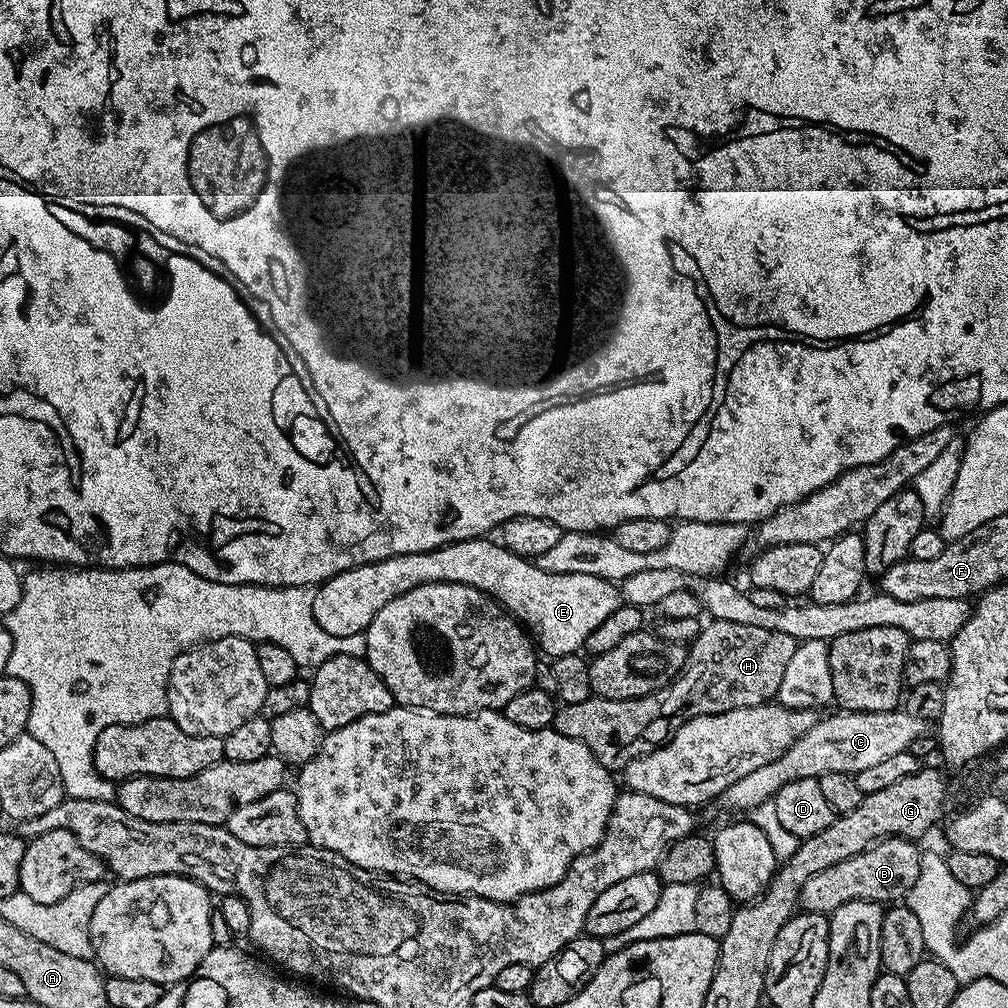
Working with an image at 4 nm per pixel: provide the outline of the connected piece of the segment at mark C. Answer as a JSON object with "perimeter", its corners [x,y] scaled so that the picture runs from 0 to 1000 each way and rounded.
{"perimeter":[[[830,705],[830,710],[811,713],[810,719],[784,744],[777,746],[768,756],[760,756],[760,760],[752,760],[740,772],[732,772],[728,780],[724,780],[715,790],[713,797],[722,802],[731,802],[734,808],[741,807],[744,800],[761,798],[780,776],[792,776],[792,772],[813,772],[815,768],[848,768],[851,764],[859,764],[870,756],[877,755],[887,748],[895,748],[901,744],[904,736],[912,730],[922,729],[922,715],[906,712],[902,706],[838,706]]]}

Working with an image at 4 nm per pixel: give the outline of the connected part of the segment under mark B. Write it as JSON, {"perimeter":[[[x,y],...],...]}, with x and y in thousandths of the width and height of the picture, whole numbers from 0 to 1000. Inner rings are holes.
{"perimeter":[[[896,829],[871,834],[855,847],[847,847],[847,851],[839,851],[839,855],[831,855],[831,859],[823,859],[823,863],[815,863],[815,867],[803,871],[800,879],[794,881],[793,900],[800,905],[823,907],[831,903],[831,899],[839,899],[839,895],[848,893],[896,894],[911,873],[914,842],[909,840],[906,834]]]}

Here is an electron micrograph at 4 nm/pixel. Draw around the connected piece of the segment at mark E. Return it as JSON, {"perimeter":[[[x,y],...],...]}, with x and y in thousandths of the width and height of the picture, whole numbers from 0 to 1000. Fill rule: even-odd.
{"perimeter":[[[488,534],[455,536],[426,548],[399,550],[360,560],[343,565],[335,572],[336,579],[336,630],[357,631],[383,597],[391,597],[391,593],[415,581],[461,579],[481,587],[507,607],[544,653],[574,648],[581,633],[585,633],[589,624],[605,613],[617,598],[615,584],[608,576],[589,573],[589,569],[542,569],[542,565],[534,565],[527,555],[510,550]]]}

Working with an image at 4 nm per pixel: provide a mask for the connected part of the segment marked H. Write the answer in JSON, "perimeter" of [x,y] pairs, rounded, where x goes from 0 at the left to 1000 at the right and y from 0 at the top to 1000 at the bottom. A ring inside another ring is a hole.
{"perimeter":[[[706,615],[695,622],[692,633],[688,635],[682,644],[674,671],[666,675],[661,682],[637,692],[599,694],[588,689],[587,693],[581,696],[556,698],[548,721],[554,728],[562,728],[562,732],[569,732],[581,739],[585,748],[589,748],[589,752],[597,756],[597,760],[604,764],[618,764],[629,752],[640,750],[661,737],[664,730],[685,712],[716,708],[720,704],[743,702],[769,695],[772,681],[776,681],[780,661],[784,658],[791,638],[791,635],[784,633],[784,629],[772,629],[772,625],[756,625],[756,621],[736,621],[732,617]]]}

